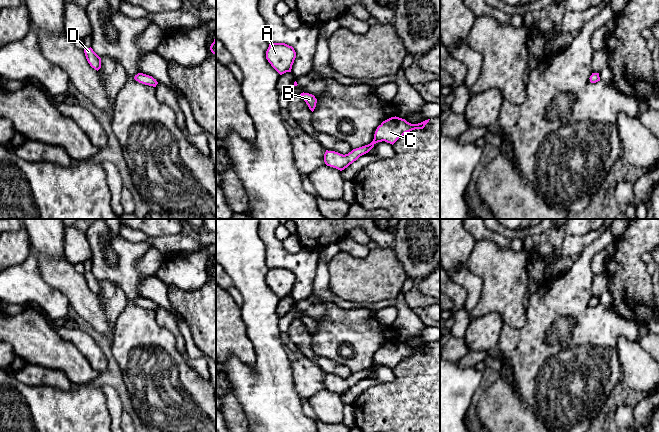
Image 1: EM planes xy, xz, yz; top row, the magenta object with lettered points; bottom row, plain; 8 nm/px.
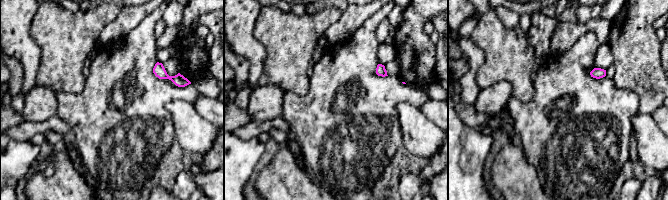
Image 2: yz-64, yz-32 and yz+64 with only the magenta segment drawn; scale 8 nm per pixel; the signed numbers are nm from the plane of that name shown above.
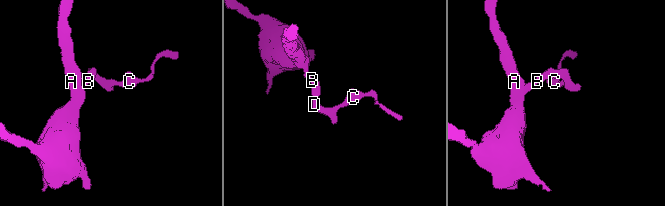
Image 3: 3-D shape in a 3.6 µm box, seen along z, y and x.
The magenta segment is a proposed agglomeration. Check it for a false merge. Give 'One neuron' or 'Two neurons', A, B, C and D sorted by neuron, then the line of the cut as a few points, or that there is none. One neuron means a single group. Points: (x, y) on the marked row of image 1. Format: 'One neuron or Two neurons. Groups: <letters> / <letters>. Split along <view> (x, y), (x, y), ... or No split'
One neuron. Groups: A B C D. No split

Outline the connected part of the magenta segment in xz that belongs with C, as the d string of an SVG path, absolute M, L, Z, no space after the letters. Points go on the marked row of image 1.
M391 117L383 121L376 129L373 141L365 146L353 149L348 154L340 154L335 151L326 150L324 154L324 162L327 166L336 168L340 171L347 168L356 161L360 156L368 153L376 143L385 141L394 144L405 133L415 129L423 129L430 119L418 124L411 124L405 119L399 117Z

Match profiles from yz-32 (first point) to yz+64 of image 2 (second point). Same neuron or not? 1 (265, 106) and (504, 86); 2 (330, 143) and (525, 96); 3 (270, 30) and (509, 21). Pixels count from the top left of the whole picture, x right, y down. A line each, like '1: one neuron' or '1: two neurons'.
1: one neuron
2: two neurons
3: two neurons

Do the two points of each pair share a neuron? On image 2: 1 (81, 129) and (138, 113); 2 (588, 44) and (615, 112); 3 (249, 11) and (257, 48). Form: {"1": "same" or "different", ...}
{"1": "same", "2": "same", "3": "same"}

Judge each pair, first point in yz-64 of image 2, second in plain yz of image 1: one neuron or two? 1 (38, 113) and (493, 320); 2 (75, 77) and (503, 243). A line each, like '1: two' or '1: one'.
1: one
2: two

